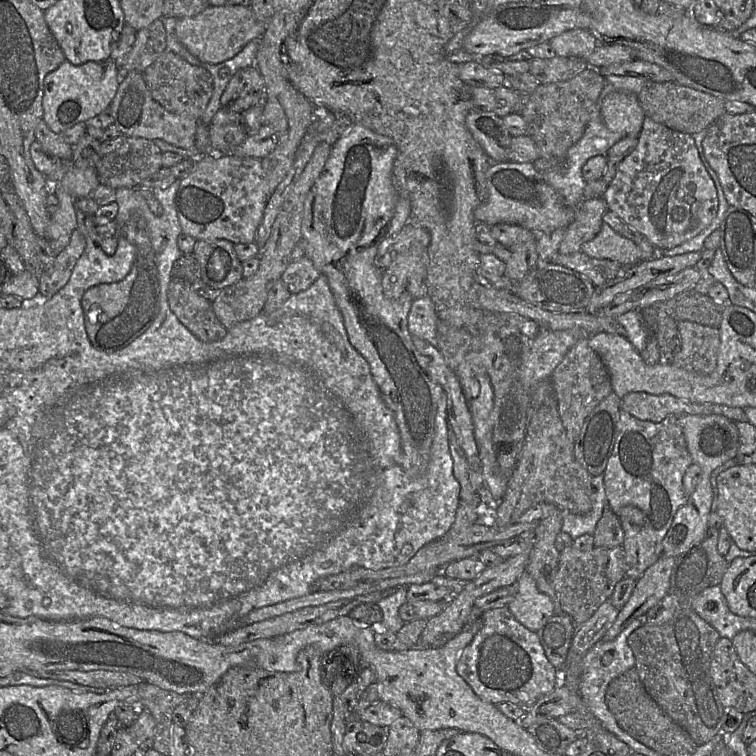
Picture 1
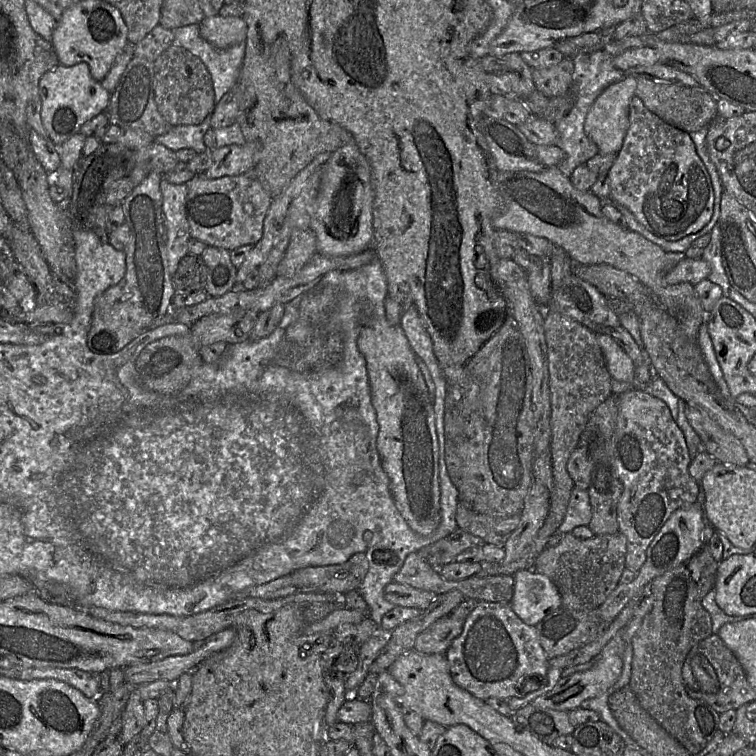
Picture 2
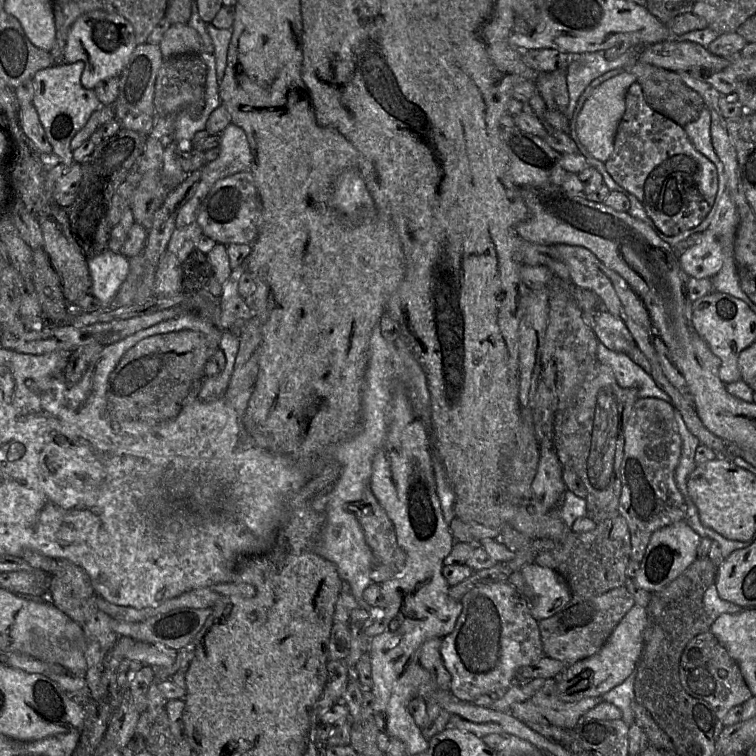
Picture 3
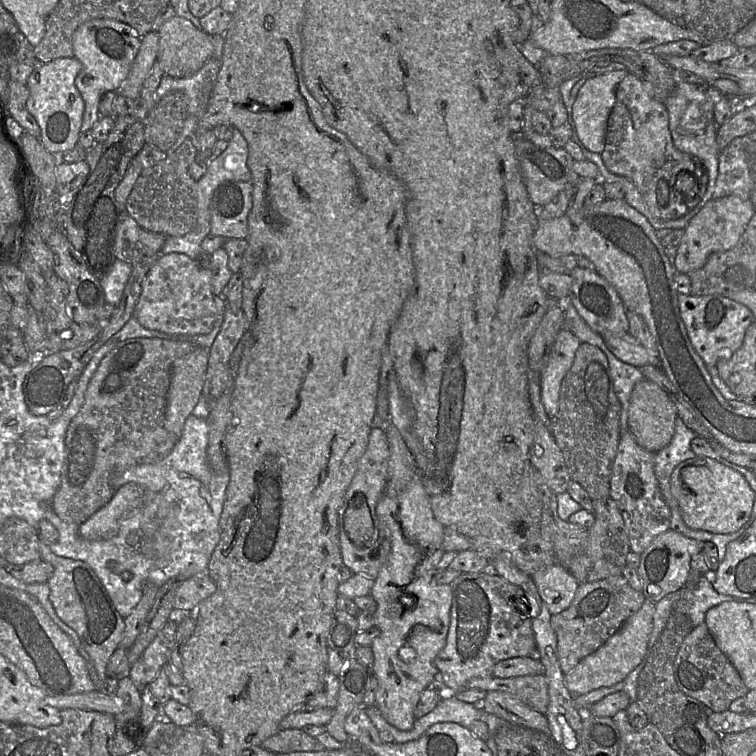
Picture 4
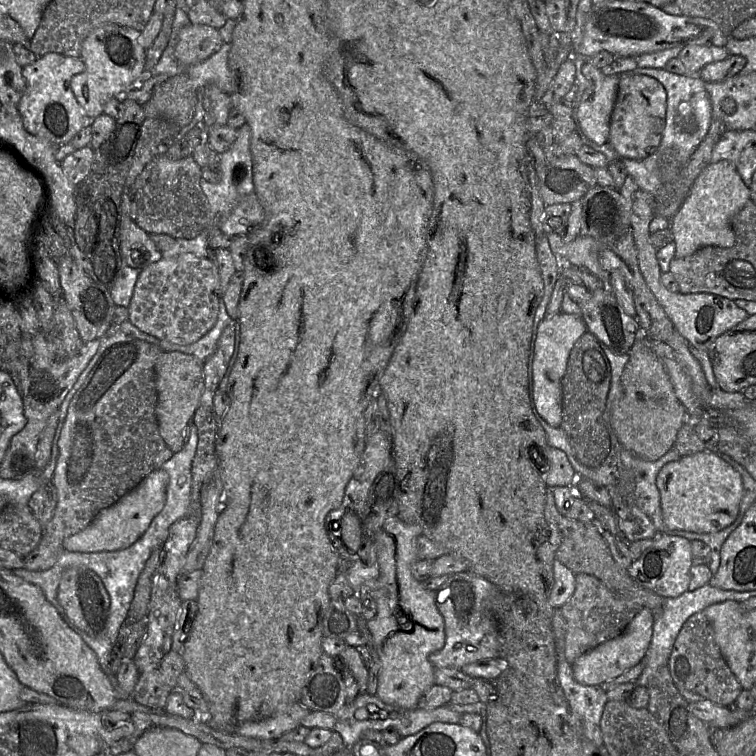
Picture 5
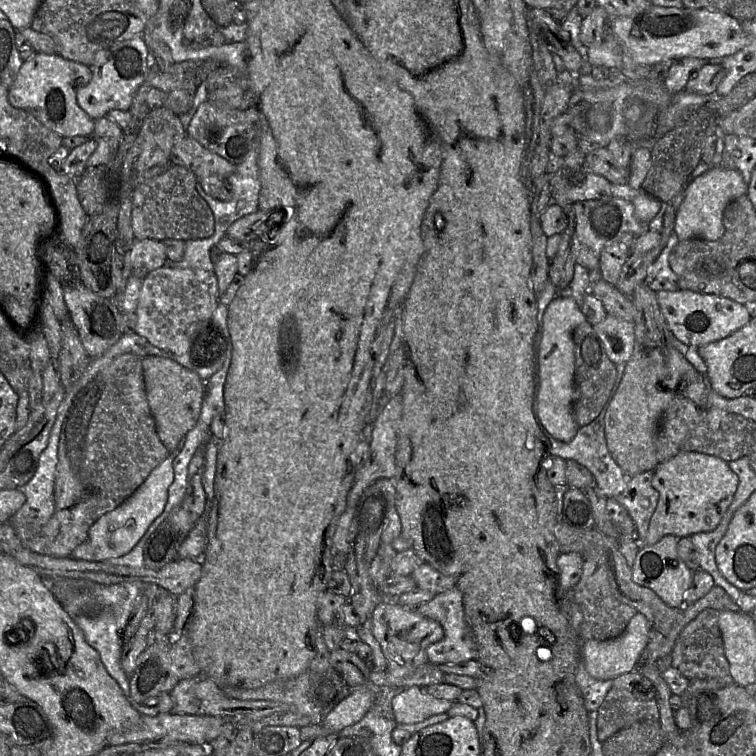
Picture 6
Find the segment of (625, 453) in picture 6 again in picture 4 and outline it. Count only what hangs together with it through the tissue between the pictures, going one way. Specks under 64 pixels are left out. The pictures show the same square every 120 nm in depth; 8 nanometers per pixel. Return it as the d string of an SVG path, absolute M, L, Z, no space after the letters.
M644 378L633 388L628 406L628 429L642 448L657 453L664 449L674 435L676 407L669 395L655 382Z

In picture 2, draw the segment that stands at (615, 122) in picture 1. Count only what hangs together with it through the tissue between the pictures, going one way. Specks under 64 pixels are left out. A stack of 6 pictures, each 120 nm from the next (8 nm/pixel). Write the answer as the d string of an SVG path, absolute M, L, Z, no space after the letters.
M627 74L621 81L615 82L605 88L596 98L589 109L584 130L598 146L601 154L617 154L622 145L629 127L629 106L630 101L636 95L638 80L633 74Z

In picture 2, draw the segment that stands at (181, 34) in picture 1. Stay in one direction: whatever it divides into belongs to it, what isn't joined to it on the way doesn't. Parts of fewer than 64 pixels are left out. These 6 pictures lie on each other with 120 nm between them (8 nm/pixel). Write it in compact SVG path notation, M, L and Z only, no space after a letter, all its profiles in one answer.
M220 14L204 17L199 25L200 35L219 49L226 49L244 42L248 30L243 17L224 17Z

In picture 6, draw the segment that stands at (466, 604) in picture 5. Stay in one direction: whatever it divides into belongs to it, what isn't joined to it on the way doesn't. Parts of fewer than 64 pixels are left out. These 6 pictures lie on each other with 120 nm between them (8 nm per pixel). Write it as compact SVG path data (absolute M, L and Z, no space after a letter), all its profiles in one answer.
M456 586L437 594L430 601L413 609L418 614L438 622L444 630L444 638L430 645L426 650L428 663L439 666L441 664L459 664L477 660L476 641L466 620L462 593Z

